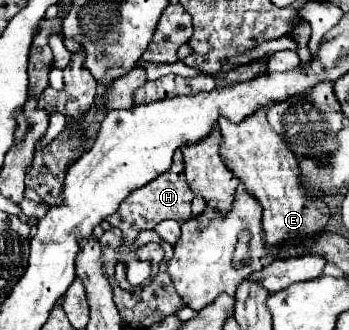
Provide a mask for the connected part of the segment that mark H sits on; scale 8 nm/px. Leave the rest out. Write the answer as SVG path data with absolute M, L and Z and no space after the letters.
M176 151L172 167L164 175L158 175L146 187L134 191L128 199L124 199L120 203L118 211L114 215L110 215L110 219L106 219L110 225L116 225L126 235L126 241L124 241L124 247L120 249L120 255L130 253L130 243L134 241L134 237L140 231L153 230L154 225L158 225L164 219L178 219L178 221L190 219L190 215L192 215L192 199L194 199L194 193L190 191L190 187L188 187L188 183L184 179L182 151Z

